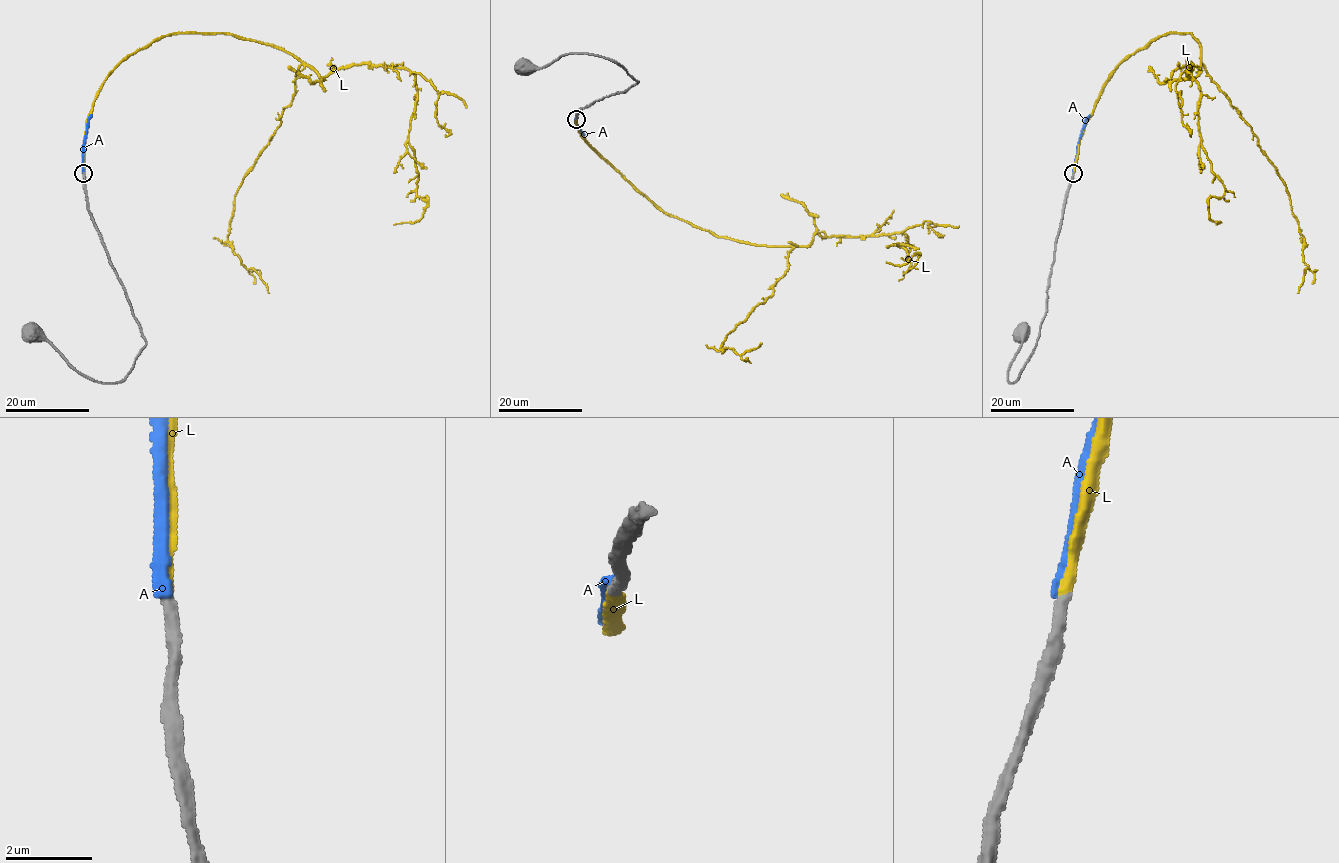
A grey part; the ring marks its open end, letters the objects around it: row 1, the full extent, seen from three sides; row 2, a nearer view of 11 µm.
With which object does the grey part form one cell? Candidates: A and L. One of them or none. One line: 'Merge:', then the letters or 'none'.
Merge: L

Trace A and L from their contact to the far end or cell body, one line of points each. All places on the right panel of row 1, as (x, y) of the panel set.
A: (1072, 172), (1078, 142), (1089, 114)
L: (1073, 172), (1103, 84), (1150, 41), (1190, 33), (1201, 146), (1224, 187), (1207, 201), (1216, 224)

